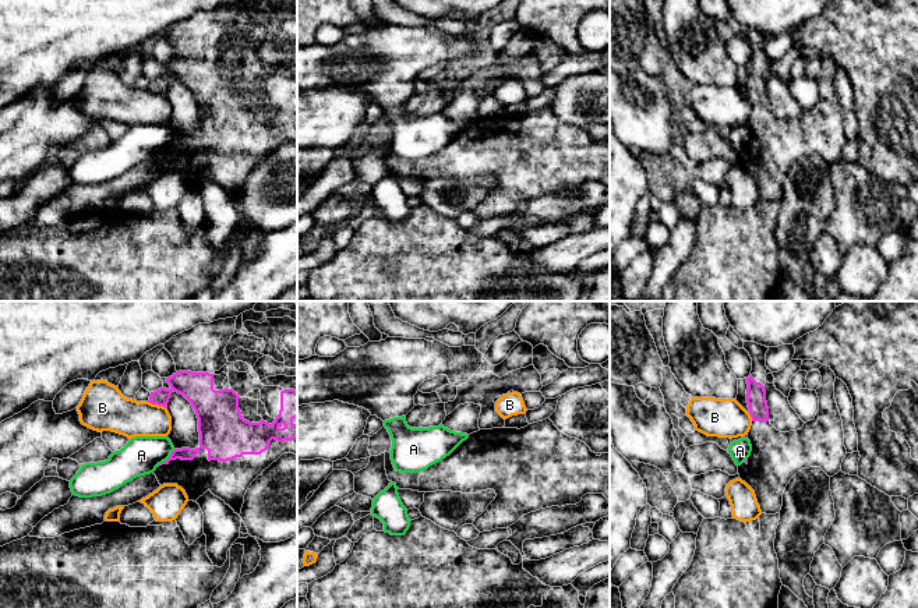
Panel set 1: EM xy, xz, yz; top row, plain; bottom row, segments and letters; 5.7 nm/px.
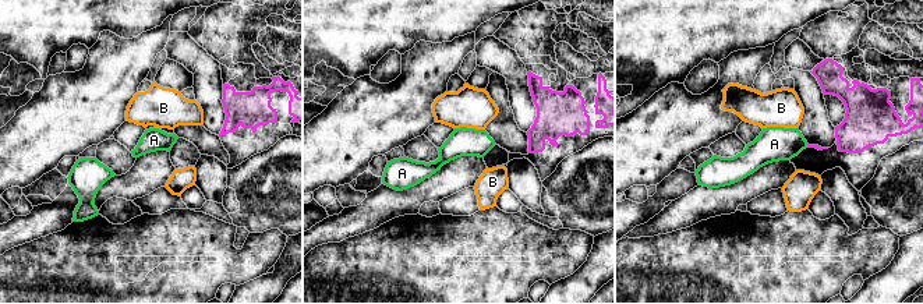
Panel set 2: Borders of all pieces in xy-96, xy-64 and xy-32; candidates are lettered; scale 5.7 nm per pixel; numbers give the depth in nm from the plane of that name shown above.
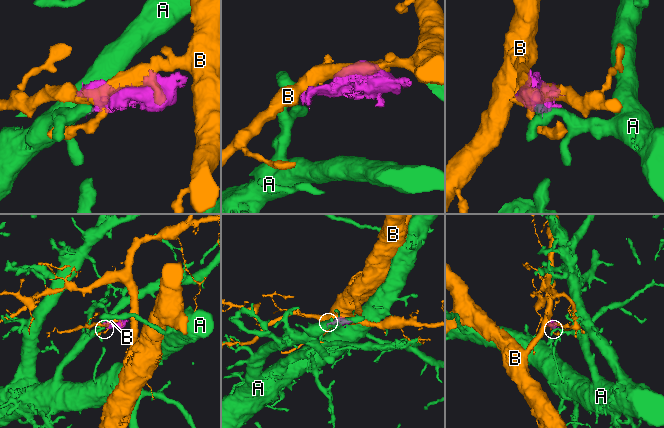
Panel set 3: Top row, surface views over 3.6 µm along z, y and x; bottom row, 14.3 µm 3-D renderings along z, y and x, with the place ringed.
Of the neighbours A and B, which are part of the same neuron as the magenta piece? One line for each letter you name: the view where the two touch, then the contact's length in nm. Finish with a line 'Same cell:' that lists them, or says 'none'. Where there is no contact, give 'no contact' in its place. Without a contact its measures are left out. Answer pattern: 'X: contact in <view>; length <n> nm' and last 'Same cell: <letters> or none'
Same cell: none

